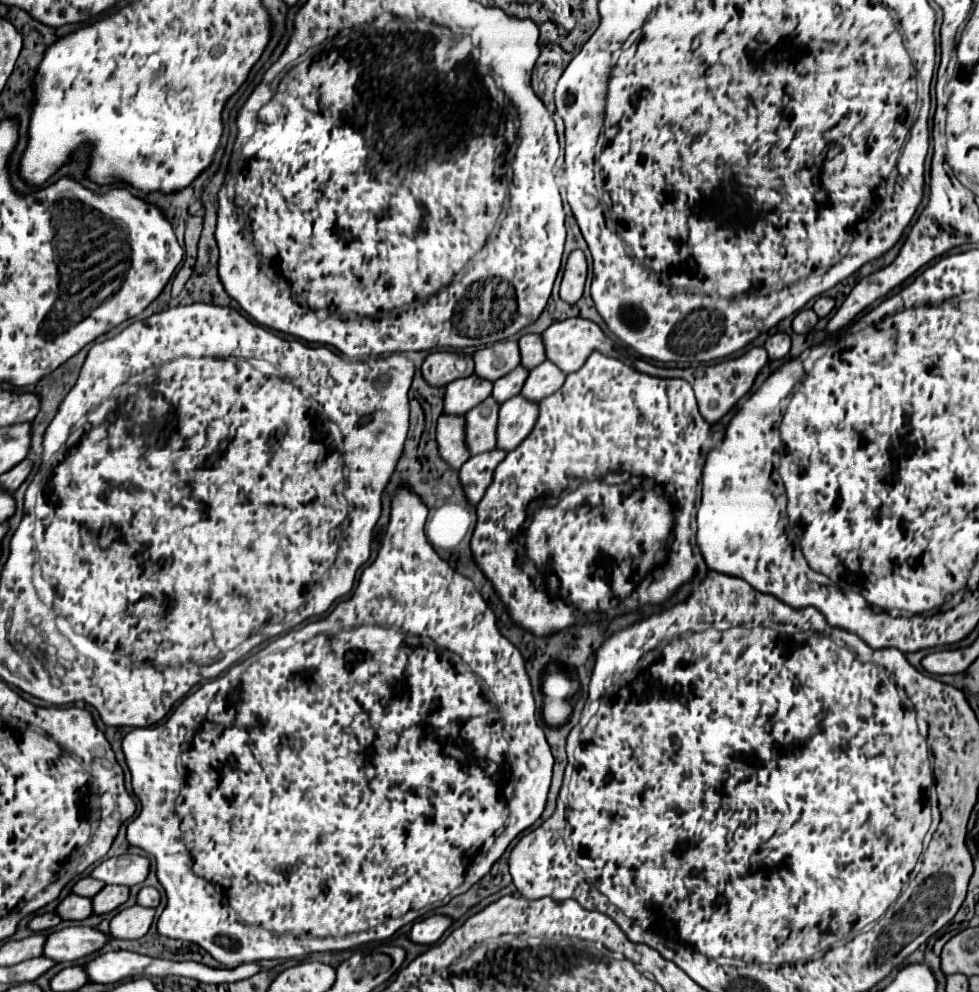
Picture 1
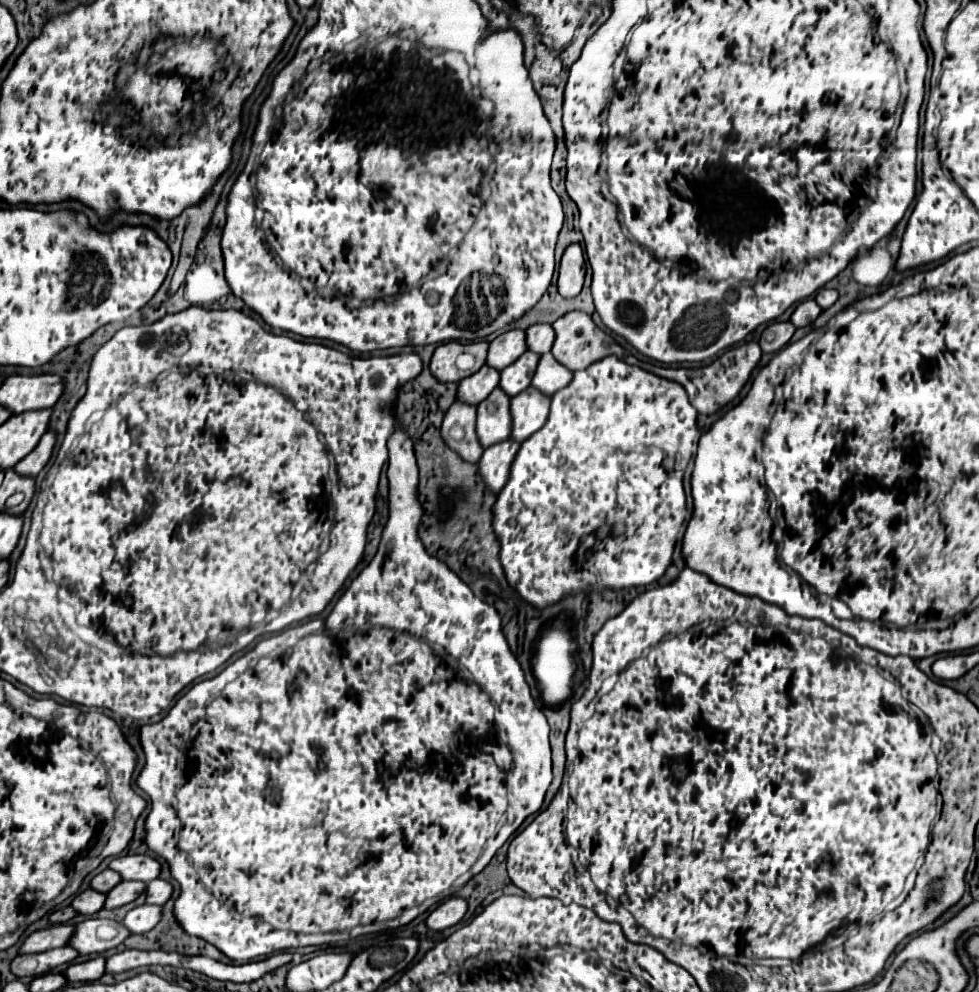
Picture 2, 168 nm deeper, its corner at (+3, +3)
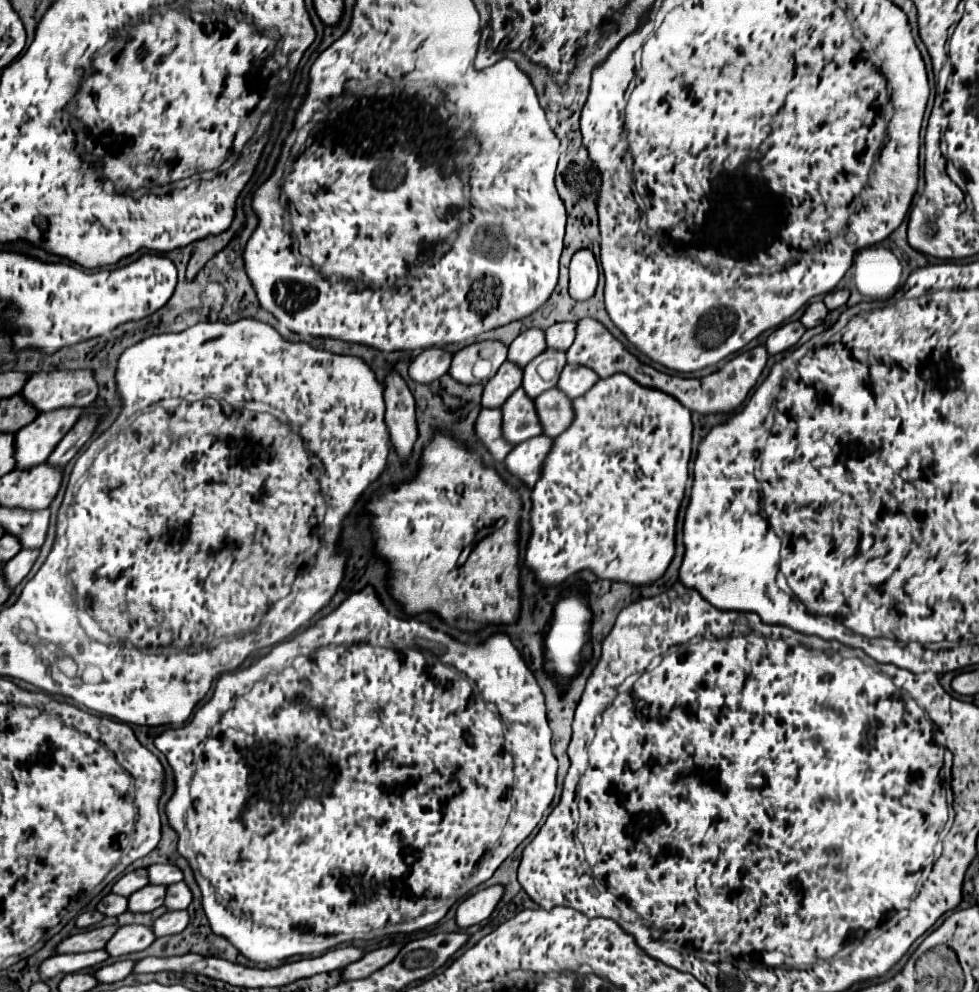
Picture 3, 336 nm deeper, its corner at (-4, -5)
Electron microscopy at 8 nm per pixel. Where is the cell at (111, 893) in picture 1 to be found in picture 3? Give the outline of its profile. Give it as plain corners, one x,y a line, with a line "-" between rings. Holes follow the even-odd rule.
148,884
142,890
136,890
128,896
128,912
150,912
164,902
166,888
164,886
152,886

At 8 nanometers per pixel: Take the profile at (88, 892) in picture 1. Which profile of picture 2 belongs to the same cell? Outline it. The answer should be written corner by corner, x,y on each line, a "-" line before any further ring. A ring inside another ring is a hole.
103,870
99,872
93,880
91,880
91,888
97,892
109,892
111,888
115,888
121,882
121,874
113,872
113,870

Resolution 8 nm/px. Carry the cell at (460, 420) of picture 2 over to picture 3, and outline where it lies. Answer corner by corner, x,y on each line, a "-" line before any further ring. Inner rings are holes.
482,408
474,424
476,438
486,446
486,450
492,454
494,460
504,460
504,456
512,450
512,446
500,434
500,422
502,414
498,408
496,410

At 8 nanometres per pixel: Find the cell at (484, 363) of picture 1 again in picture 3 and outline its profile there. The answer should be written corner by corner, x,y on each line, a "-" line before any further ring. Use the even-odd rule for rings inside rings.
530,328
524,334
520,334
510,346
508,346
508,362
516,364
518,368
524,368
530,360
534,360
538,354
546,350
544,332
538,328

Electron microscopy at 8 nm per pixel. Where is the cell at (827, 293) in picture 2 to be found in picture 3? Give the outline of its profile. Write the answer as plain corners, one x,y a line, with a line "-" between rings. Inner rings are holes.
840,288
840,290
828,292
824,296
824,304
826,304
828,310
836,310
836,308
840,308
840,306
844,306
848,302
848,296
850,296
848,288

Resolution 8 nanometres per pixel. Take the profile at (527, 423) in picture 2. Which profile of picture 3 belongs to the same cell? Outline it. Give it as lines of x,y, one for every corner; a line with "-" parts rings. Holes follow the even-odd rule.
556,388
540,394
534,400
534,406
536,406
538,420
542,424
544,436
556,438
558,434
562,434
566,430
566,426
570,426
570,422
574,418
572,402
566,396
562,396
562,392

